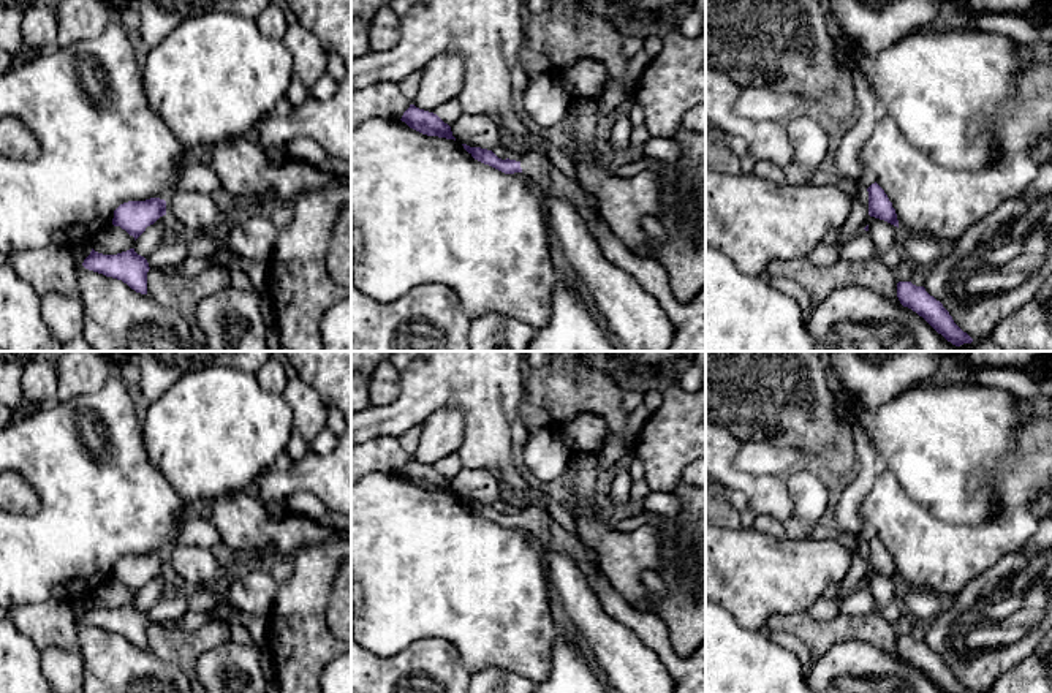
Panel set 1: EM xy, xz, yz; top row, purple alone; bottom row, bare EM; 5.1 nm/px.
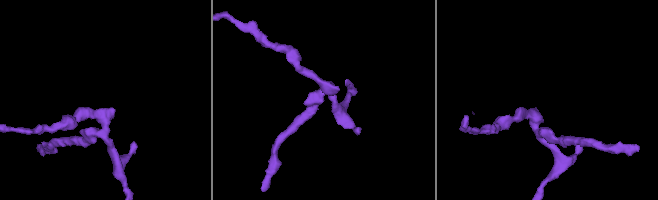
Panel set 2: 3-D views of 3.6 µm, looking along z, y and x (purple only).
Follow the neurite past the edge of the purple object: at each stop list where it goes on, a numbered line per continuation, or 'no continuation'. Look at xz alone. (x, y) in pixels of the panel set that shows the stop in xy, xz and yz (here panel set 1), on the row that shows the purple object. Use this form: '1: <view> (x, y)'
1: xz (688, 318)

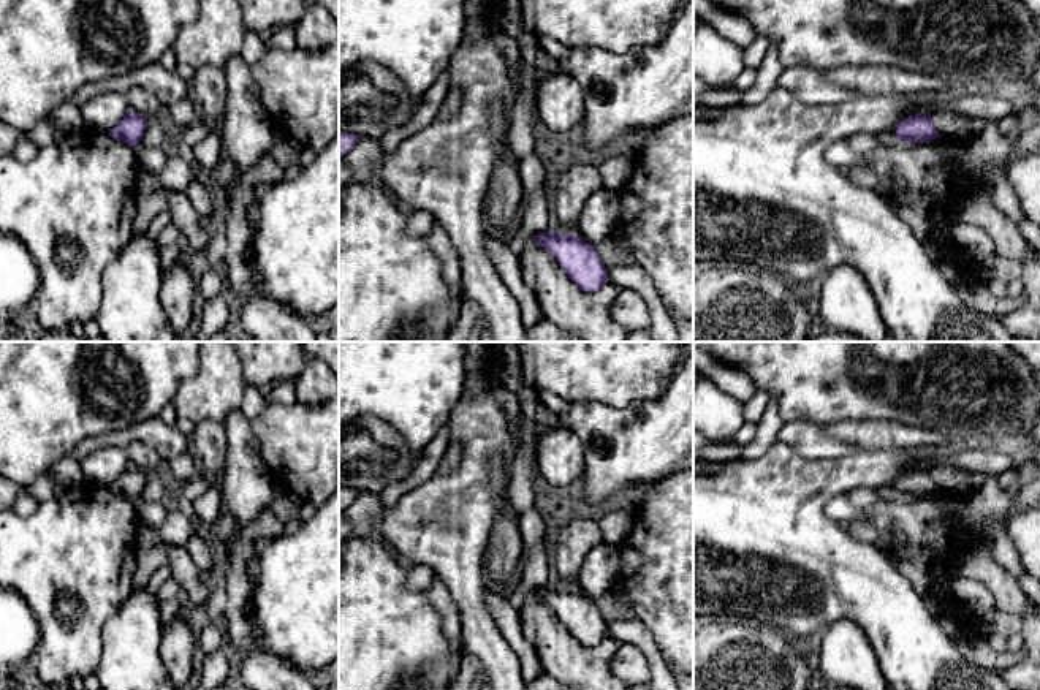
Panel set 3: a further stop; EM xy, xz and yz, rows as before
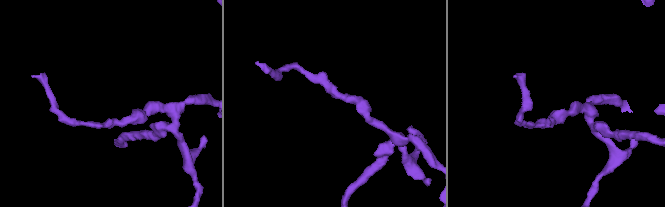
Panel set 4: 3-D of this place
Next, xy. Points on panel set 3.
no continuation

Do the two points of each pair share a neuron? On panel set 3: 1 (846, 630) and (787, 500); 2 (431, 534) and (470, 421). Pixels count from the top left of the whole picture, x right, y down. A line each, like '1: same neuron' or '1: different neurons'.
1: different neurons
2: same neuron

